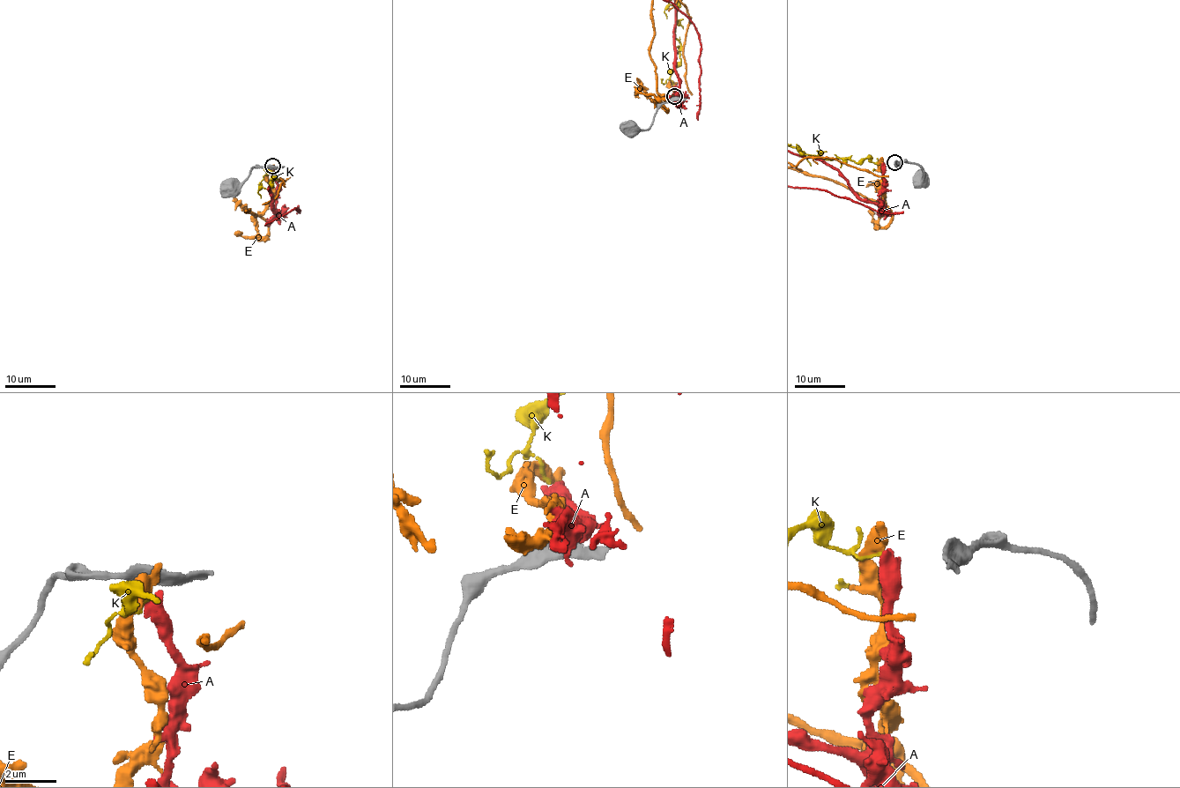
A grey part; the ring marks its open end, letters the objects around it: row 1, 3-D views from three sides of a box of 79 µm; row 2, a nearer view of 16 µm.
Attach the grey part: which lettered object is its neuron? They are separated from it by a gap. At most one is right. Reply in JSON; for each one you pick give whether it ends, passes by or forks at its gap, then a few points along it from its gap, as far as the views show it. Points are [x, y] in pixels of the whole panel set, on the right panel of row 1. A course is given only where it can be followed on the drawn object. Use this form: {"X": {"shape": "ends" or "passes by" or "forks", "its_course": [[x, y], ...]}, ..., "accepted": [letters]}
{"E": {"shape": "ends"}, "accepted": ["E"]}

